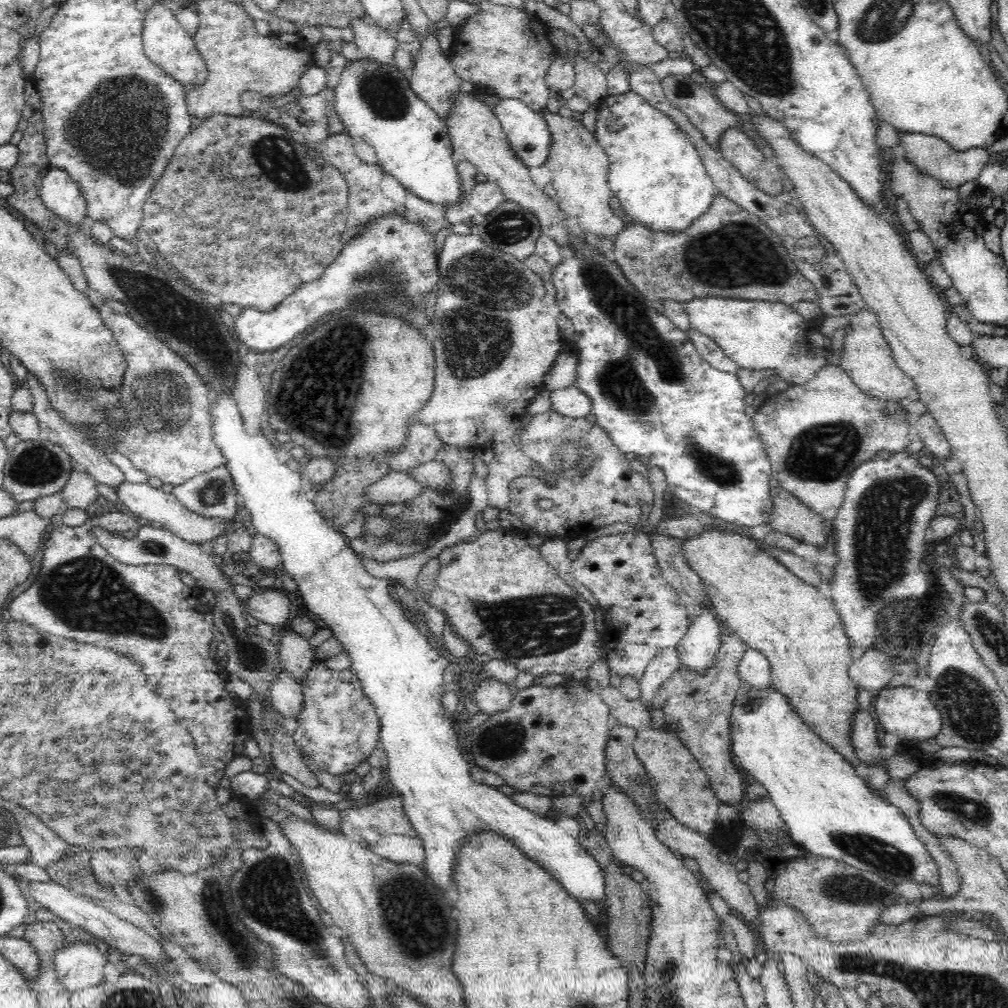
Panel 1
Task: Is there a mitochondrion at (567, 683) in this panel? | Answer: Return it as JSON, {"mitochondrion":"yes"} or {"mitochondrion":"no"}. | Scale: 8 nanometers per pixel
{"mitochondrion":"no"}

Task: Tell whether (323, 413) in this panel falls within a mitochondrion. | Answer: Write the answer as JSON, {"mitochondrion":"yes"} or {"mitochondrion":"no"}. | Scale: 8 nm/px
{"mitochondrion":"yes"}

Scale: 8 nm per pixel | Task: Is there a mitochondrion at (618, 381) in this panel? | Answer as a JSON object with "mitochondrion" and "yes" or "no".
{"mitochondrion":"yes"}

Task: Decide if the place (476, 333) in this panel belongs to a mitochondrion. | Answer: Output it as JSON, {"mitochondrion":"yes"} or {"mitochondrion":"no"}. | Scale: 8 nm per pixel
{"mitochondrion":"yes"}

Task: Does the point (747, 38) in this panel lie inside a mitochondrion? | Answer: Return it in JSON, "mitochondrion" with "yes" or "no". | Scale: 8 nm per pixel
{"mitochondrion":"yes"}

